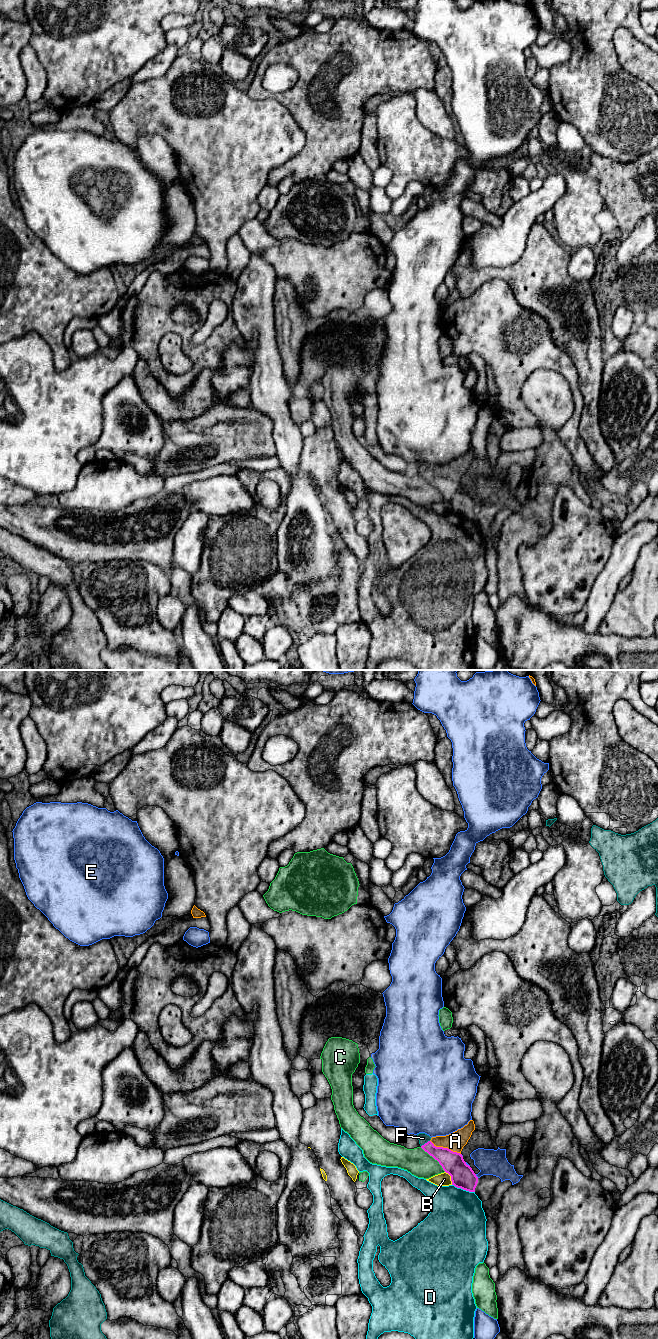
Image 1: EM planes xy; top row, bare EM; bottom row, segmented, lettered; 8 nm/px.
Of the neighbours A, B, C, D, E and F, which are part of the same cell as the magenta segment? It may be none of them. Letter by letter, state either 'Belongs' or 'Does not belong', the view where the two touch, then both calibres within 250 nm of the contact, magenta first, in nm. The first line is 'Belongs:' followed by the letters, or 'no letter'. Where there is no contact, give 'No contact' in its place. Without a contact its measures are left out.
Belongs: no letter
A: Does not belong. Touches magenta in xy. Thickness 180 nm (magenta) against 150 nm
B: Does not belong. Touches magenta in xy. Thickness 190 nm (magenta) against 110 nm
C: Does not belong. Touches magenta in xy. Thickness 180 nm (magenta) against 220 nm
D: Does not belong. Touches magenta in xy. Thickness 190 nm (magenta) against 440 nm
E: Does not belong. Touches magenta in xy. Thickness 190 nm (magenta) against 200 nm
F: Does not belong. Touches magenta in xy. Thickness 160 nm (magenta) against 90 nm

